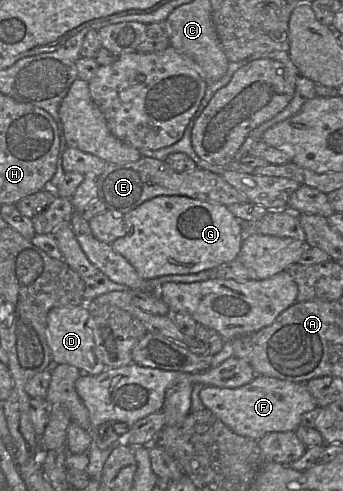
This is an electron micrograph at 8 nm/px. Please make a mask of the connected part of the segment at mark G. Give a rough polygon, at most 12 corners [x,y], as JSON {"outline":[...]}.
{"outline":[[158,196],[112,244],[145,280],[237,259],[222,204]]}

